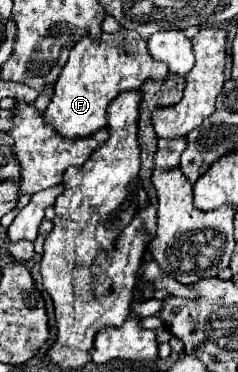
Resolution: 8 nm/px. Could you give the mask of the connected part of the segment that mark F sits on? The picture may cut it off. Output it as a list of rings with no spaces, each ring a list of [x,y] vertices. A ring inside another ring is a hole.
[[[121,29],[117,33],[103,33],[97,41],[85,35],[71,49],[69,61],[55,83],[55,95],[45,109],[45,121],[53,123],[63,137],[89,137],[107,125],[107,105],[121,91],[139,89],[149,77],[165,79],[167,73],[167,65],[147,53],[147,41],[135,31]]]

